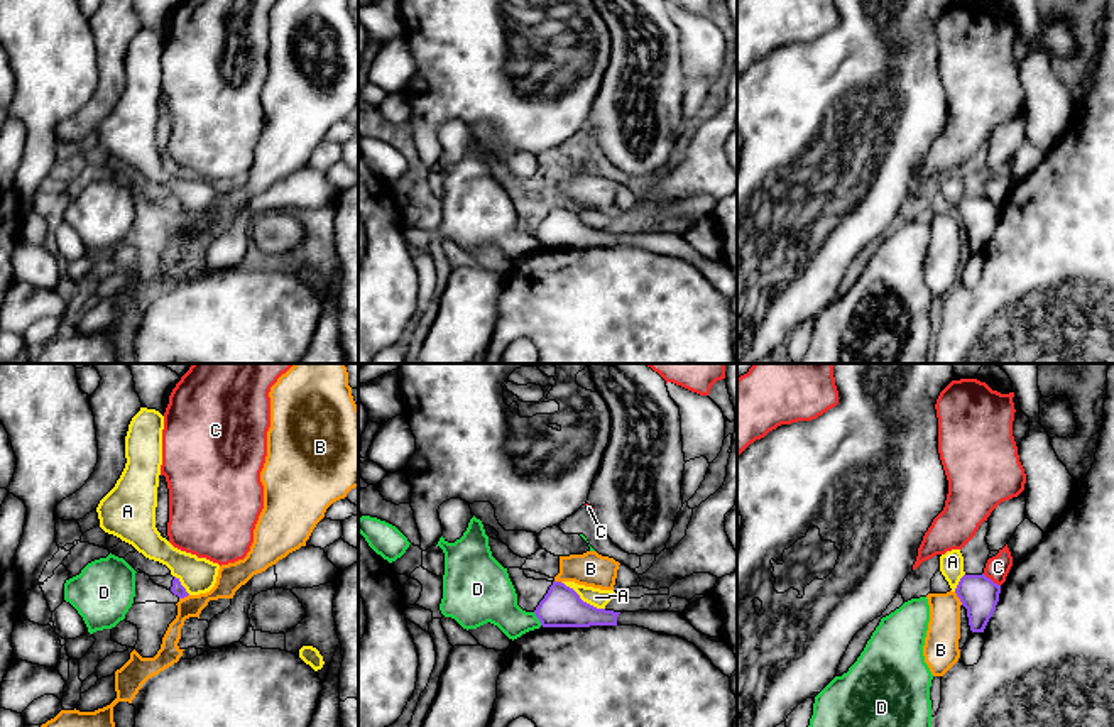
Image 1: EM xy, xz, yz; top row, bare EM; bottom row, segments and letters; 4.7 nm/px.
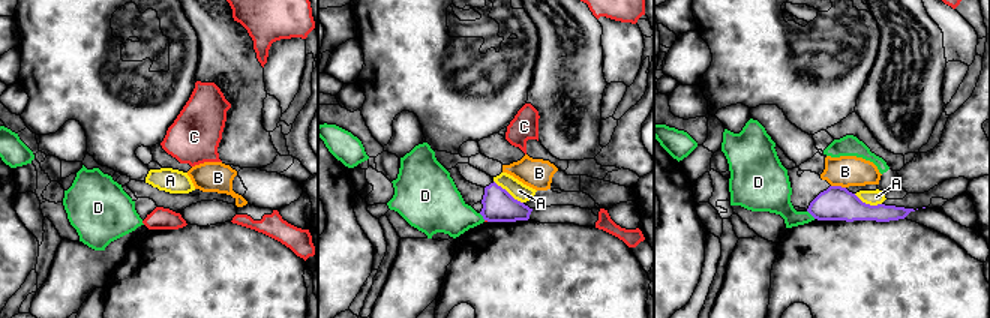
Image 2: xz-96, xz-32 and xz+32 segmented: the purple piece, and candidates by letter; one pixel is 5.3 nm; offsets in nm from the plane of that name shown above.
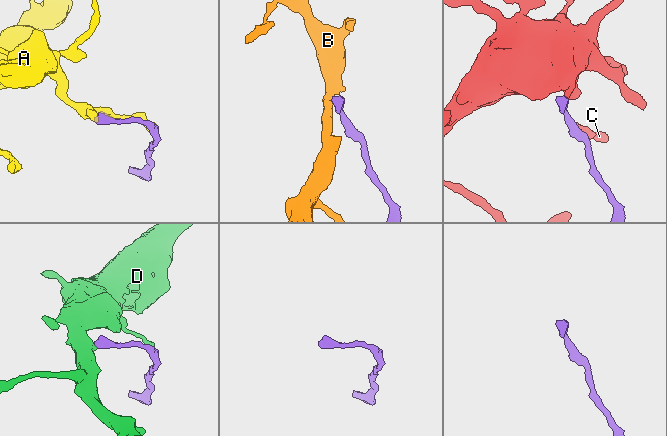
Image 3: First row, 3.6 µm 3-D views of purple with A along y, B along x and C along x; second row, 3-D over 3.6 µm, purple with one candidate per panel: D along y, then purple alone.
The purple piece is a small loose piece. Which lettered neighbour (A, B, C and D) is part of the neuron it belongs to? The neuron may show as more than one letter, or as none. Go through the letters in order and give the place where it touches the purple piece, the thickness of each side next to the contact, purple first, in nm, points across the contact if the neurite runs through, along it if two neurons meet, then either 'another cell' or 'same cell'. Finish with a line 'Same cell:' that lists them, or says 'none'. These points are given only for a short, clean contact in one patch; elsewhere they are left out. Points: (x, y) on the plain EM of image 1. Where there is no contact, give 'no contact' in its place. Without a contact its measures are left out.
A: contact xz (582, 222); calibres 190 and 90 nm; another cell
B: contact yz (959, 218); calibres 180 and 160 nm; border yz (954, 213), (962, 225); another cell
C: contact yz (989, 200); calibres 180 and 120 nm; border yz (982, 195), (999, 207); another cell
D: contact xz (538, 239); calibres 190 and 240 nm; border xz (533, 234), (541, 245); another cell
Same cell: none

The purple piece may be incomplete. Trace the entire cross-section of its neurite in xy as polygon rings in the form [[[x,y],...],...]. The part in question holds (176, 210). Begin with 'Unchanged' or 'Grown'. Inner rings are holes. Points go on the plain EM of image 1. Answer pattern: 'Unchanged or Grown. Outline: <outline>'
Grown. Outline: [[[166,196],[166,198],[150,198],[150,201],[159,206],[164,208],[167,211],[171,211],[174,216],[177,216],[179,220],[188,218],[189,215],[186,213],[186,210],[181,206],[179,200],[172,198],[172,196]]]

